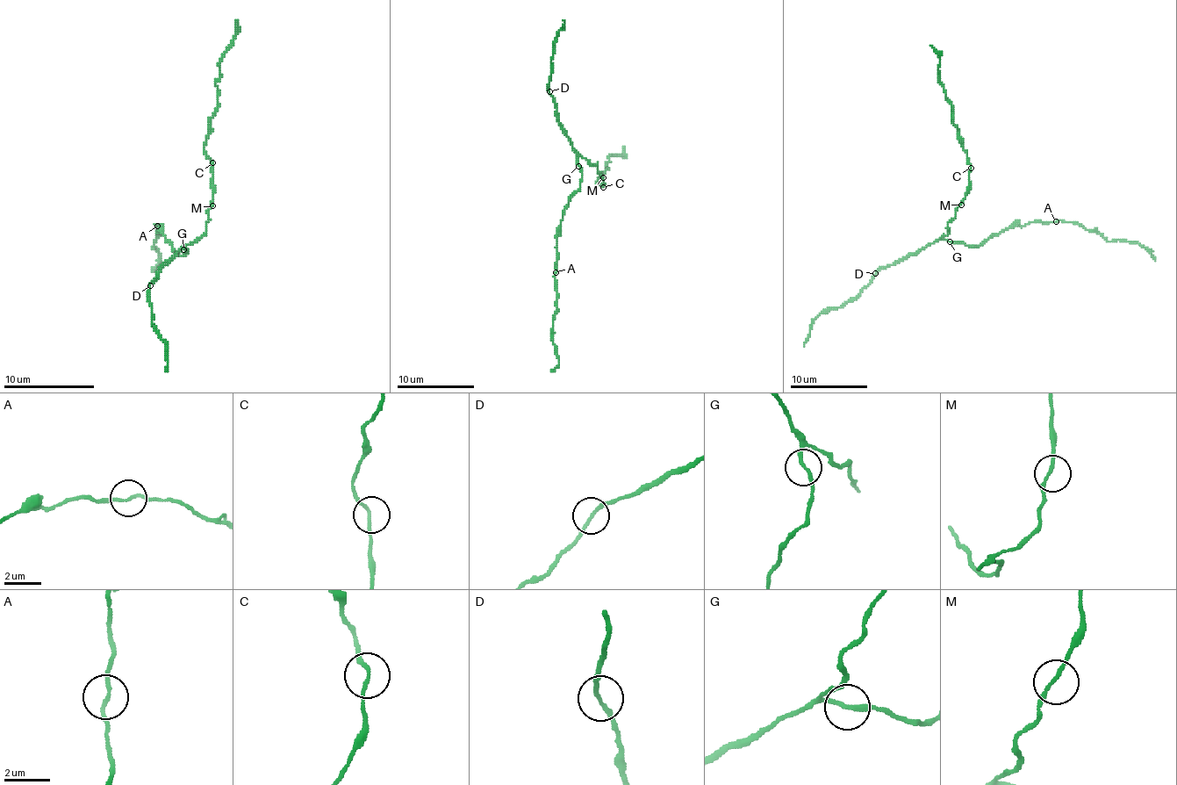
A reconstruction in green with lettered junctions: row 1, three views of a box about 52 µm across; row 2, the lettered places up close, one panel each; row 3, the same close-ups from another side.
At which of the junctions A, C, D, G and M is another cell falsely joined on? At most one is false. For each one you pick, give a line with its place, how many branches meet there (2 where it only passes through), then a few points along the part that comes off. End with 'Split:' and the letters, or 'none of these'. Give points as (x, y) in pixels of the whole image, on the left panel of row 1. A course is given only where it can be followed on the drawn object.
Split: none of these

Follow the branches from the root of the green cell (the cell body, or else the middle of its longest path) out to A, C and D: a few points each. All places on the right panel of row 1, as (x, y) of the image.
A: (947, 240), (979, 248), (990, 237), (1015, 226), (1025, 226), (1031, 222), (1056, 222)
C: (947, 240), (940, 237), (947, 234), (947, 224), (955, 216), (955, 208), (965, 197), (971, 168)
D: (947, 240), (936, 240), (930, 245), (905, 259), (881, 267), (876, 272)

